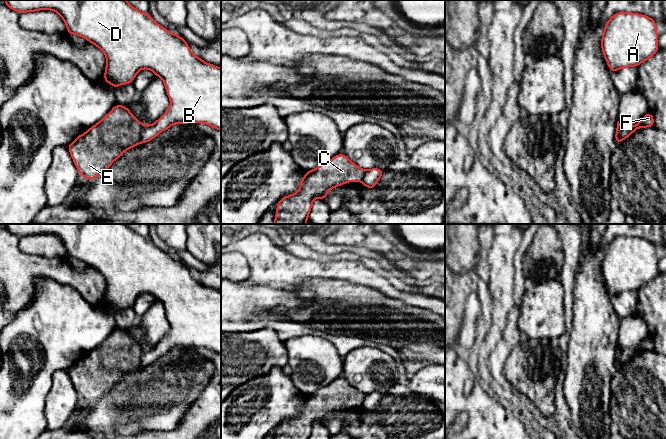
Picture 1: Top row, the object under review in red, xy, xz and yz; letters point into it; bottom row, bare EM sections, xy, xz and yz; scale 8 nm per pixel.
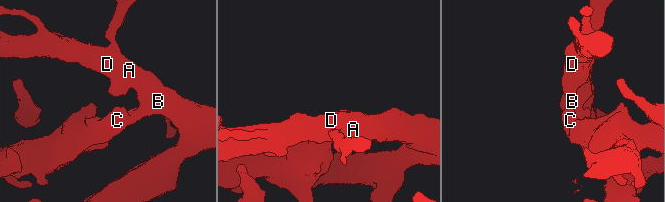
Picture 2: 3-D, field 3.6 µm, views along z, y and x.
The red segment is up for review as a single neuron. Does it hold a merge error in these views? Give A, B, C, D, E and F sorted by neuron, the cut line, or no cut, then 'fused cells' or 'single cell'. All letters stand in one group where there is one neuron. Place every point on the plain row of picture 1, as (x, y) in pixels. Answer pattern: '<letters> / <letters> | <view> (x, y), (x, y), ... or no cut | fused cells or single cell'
A B D F / C E | xy (143, 349), (141, 366) | fused cells

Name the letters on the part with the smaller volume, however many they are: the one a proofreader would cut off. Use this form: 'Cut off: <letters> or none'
Cut off: C, E

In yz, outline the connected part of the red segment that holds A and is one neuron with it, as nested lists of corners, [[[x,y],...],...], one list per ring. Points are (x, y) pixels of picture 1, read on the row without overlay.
[[[618,236],[607,245],[601,272],[611,296],[639,290],[659,274],[656,245],[646,239]]]

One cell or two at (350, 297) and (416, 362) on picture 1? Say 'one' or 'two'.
one

